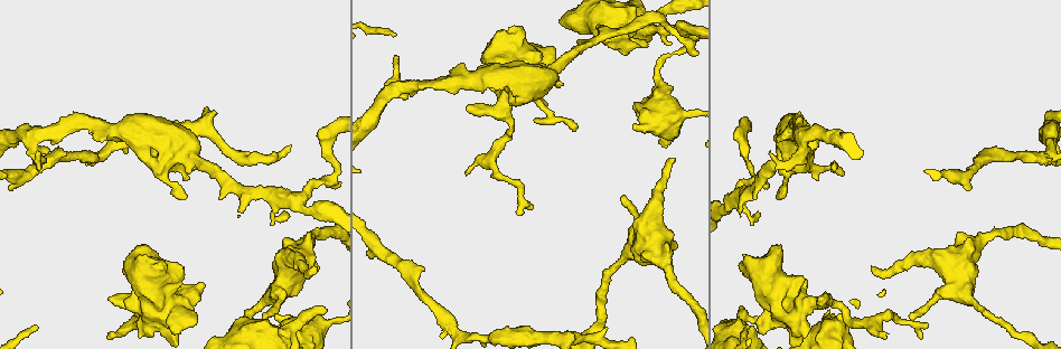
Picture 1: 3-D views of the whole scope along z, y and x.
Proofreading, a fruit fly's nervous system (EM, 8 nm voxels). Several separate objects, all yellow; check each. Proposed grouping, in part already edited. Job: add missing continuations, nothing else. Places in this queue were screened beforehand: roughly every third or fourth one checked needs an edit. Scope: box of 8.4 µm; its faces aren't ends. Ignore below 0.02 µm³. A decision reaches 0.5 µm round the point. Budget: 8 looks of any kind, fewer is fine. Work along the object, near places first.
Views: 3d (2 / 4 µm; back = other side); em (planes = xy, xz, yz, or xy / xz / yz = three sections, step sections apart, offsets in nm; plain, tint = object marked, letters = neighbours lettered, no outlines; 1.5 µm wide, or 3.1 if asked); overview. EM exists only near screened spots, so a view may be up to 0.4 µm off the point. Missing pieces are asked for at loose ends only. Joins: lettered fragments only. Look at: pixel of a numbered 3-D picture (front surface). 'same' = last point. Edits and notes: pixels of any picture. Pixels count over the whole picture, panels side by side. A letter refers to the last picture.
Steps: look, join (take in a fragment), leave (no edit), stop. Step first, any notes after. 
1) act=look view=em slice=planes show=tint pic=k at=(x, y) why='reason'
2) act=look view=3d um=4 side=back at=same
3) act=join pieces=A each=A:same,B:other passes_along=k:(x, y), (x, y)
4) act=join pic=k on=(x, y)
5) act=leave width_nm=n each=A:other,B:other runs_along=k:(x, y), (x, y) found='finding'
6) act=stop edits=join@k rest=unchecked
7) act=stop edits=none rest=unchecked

act=look view=3d um=4 pic=1 at=(634, 125) why='branch stops here'

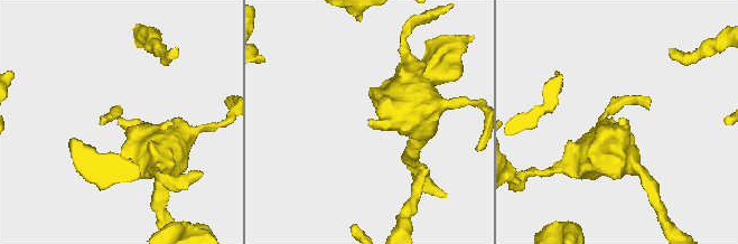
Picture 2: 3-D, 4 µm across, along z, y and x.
act=look view=em slice=planes show=tint pic=2 at=(368, 122) why='now the EM'

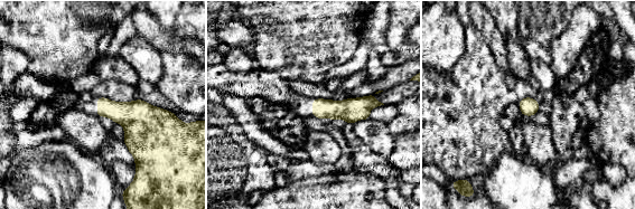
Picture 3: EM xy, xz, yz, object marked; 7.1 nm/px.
act=look view=em slice=planes show=letters at=same

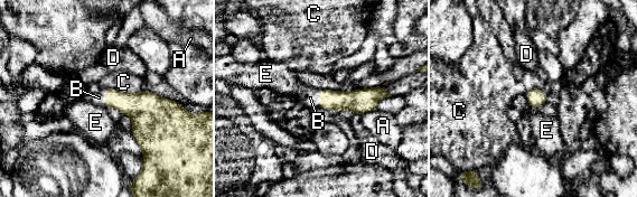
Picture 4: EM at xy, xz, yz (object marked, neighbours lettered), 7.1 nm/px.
act=join pieces=B each=A:other,B:same,C:other,D:other,E:other found='the neuron continues'

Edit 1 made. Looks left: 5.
act=look view=3d um=4 pic=1 at=(738, 212)

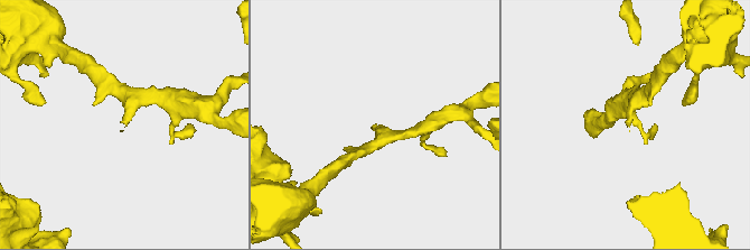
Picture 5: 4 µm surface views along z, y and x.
act=look view=em slice=xy step=8 show=tint pic=5 at=(378, 128)

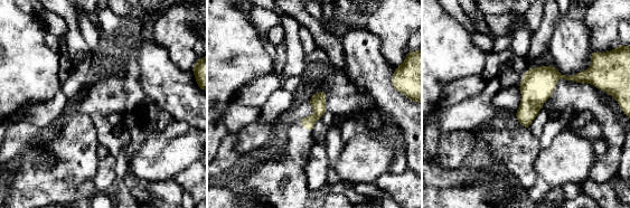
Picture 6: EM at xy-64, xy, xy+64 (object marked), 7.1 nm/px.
act=look view=em slice=planes show=letters at=same why='another direction'

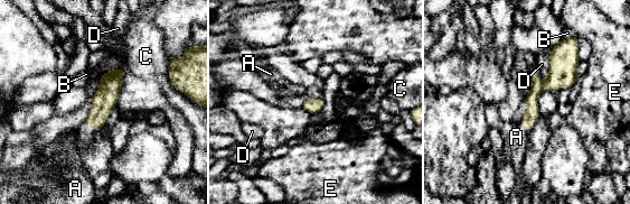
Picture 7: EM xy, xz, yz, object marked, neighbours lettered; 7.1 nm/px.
act=join pieces=A each=A:same,B:other,C:other,D:other,E:other passes_along=7:(104, 100), (90, 123), (84, 131) found='the neuron continues'

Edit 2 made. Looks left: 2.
act=stop edits=join@4,join@7 rest=unchecked

